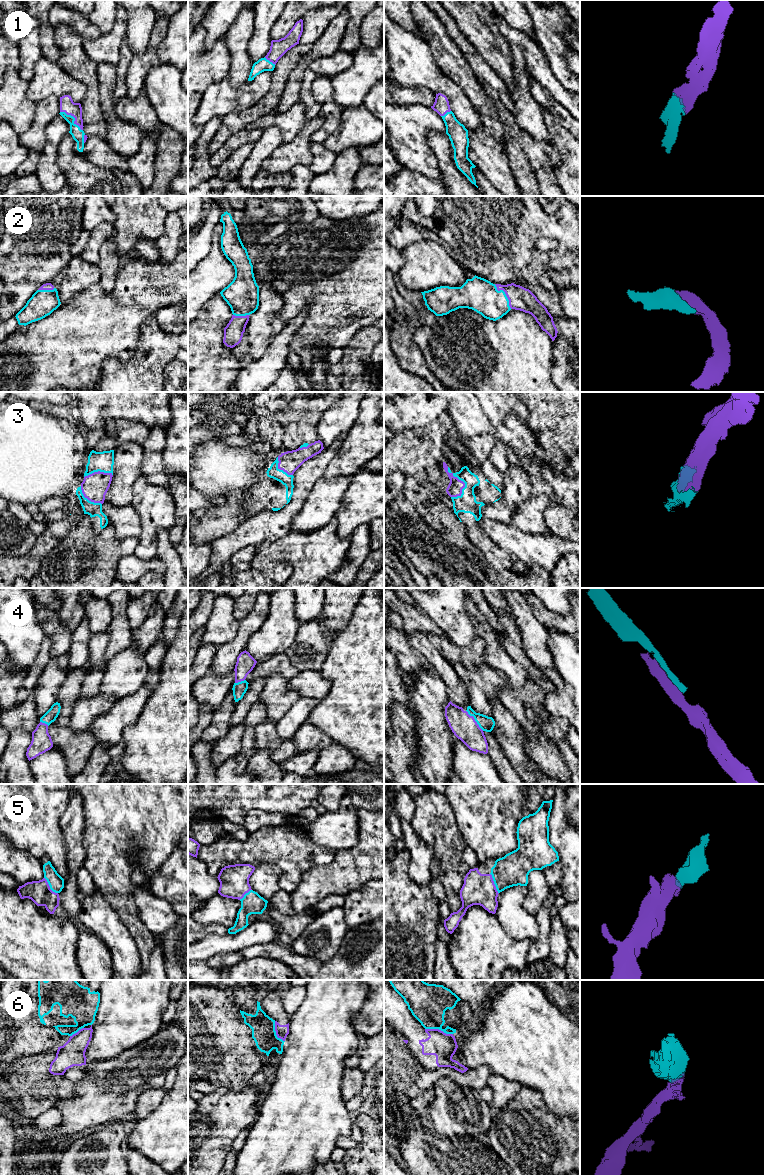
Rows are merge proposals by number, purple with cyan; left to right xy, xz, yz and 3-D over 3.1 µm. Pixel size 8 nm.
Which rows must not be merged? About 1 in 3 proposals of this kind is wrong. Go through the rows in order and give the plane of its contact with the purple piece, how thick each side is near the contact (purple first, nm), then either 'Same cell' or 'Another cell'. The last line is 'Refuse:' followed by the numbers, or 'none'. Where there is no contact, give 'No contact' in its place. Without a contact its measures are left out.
1: Touches purple in xy. Thickness 120 nm (purple) against 100 nm. Same cell
2: Touches purple in yz. Thickness 190 nm (purple) against 260 nm. Same cell
3: Touches purple in yz. Thickness 120 nm (purple) against 150 nm. Same cell
4: Touches purple in yz. Thickness 200 nm (purple) against 120 nm. Same cell
5: Touches purple in yz. Thickness 260 nm (purple) against 260 nm. Same cell
6: Touches purple in yz. Thickness 200 nm (purple) against 300 nm. Another cell
Refuse: 6

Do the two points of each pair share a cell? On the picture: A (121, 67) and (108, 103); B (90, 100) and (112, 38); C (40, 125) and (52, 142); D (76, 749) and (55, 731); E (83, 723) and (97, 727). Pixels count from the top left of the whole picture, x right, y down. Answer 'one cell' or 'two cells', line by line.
A: two cells
B: two cells
C: two cells
D: one cell
E: two cells

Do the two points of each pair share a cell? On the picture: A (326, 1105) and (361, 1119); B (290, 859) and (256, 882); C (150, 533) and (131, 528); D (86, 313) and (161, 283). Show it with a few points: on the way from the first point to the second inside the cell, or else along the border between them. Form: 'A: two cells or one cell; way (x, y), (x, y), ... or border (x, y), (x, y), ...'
A: two cells; border (353, 1115), (354, 1121)
B: two cells; border (255, 866), (274, 863), (281, 870), (280, 888)
C: two cells; border (135, 509), (140, 521), (140, 535)
D: one cell; way (105, 313), (120, 313), (142, 294)

